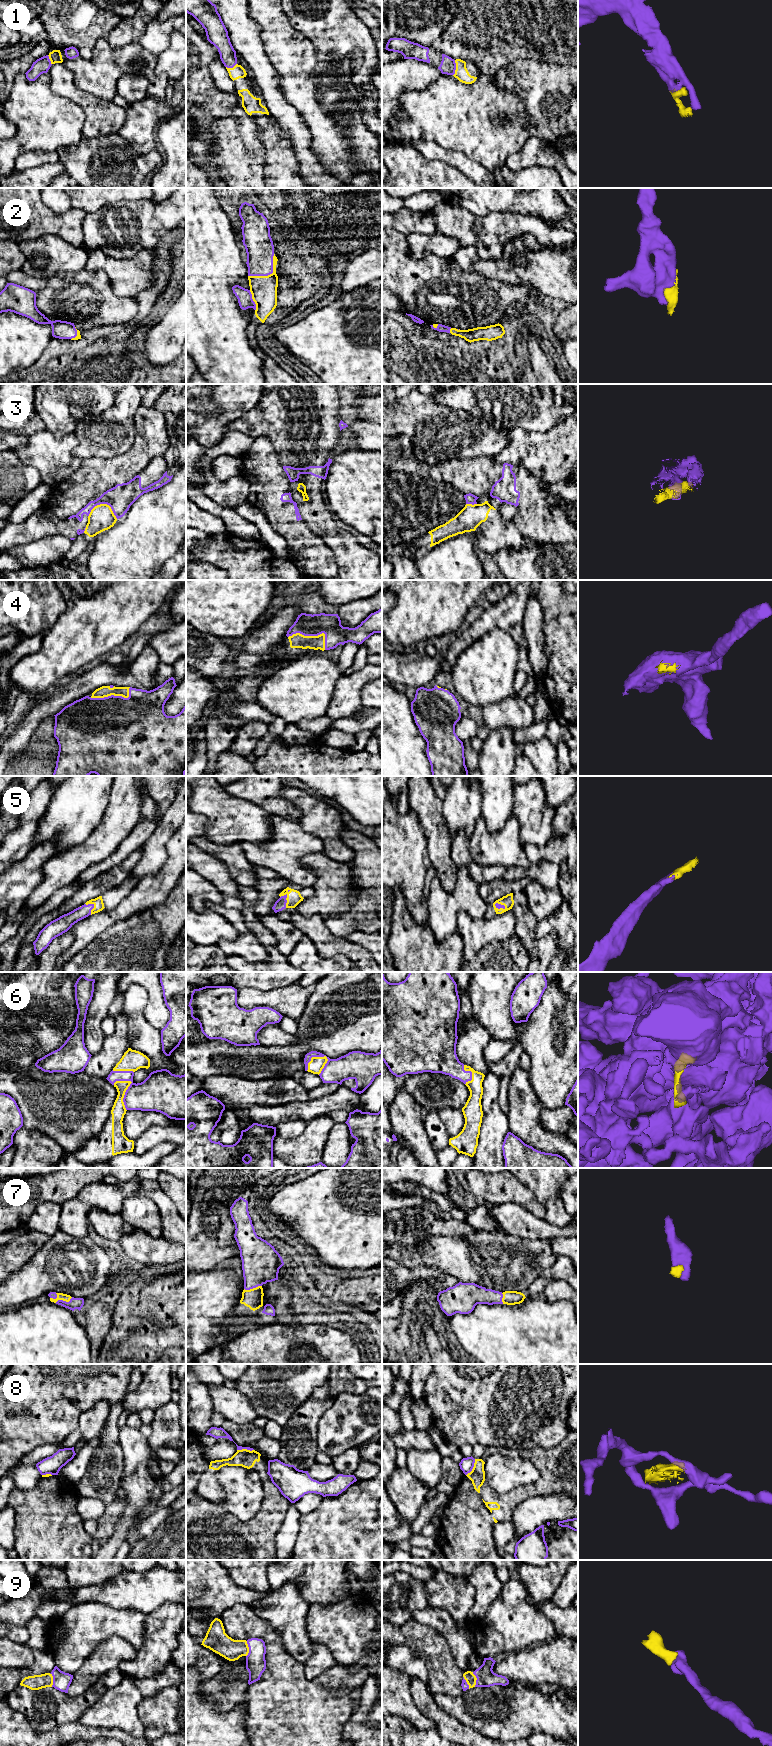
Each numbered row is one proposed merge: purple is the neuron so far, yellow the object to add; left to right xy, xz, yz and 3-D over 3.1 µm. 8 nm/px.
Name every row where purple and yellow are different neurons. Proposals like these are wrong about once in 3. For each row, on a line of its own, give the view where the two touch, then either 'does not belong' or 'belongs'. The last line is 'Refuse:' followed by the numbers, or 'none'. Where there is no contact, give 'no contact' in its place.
1: contact in yz; belongs
2: contact in xz; belongs
3: contact in xy; does not belong
4: contact in xz; belongs
5: contact in xz; belongs
6: contact in xy; belongs
7: contact in xy; belongs
8: contact in yz; does not belong
9: contact in xz; belongs
Refuse: 3, 8

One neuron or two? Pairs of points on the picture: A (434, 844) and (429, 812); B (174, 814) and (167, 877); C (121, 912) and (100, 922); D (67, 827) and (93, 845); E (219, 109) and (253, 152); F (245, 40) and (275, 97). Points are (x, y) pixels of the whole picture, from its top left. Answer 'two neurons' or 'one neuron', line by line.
A: one neuron
B: two neurons
C: one neuron
D: two neurons
E: two neurons
F: one neuron

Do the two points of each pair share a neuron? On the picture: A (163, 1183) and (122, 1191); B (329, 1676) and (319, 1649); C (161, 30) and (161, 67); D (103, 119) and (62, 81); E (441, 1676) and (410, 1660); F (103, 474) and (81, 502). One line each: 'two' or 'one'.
A: two
B: two
C: two
D: one
E: two
F: one

